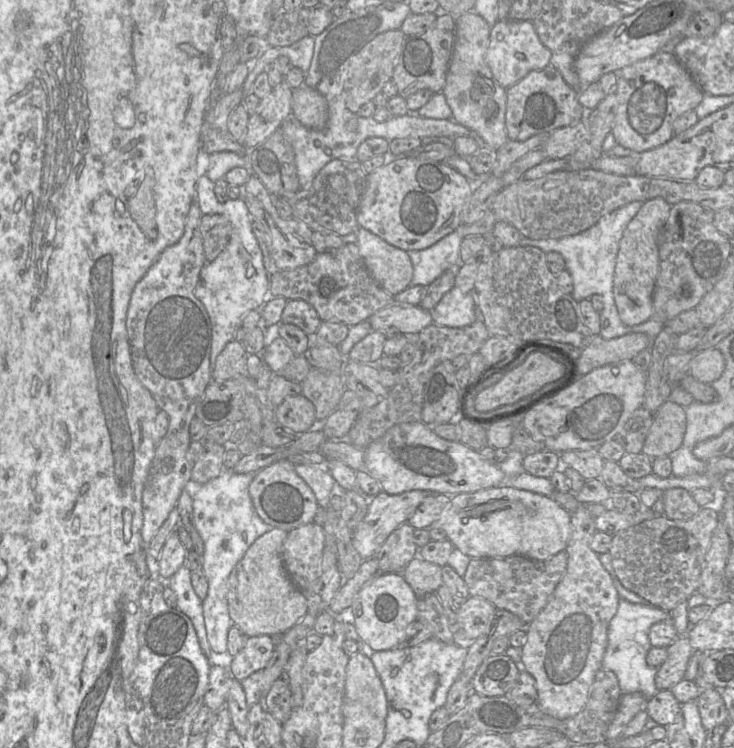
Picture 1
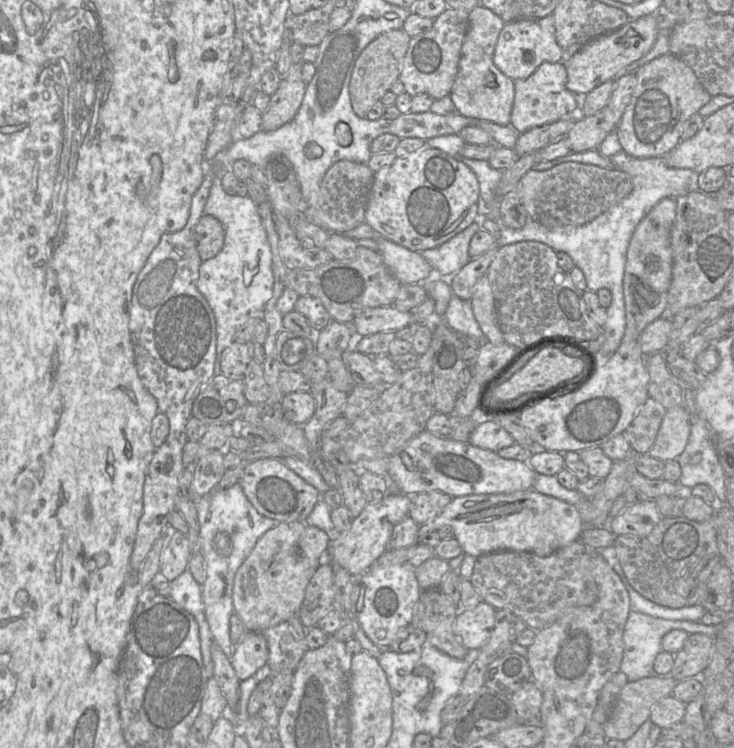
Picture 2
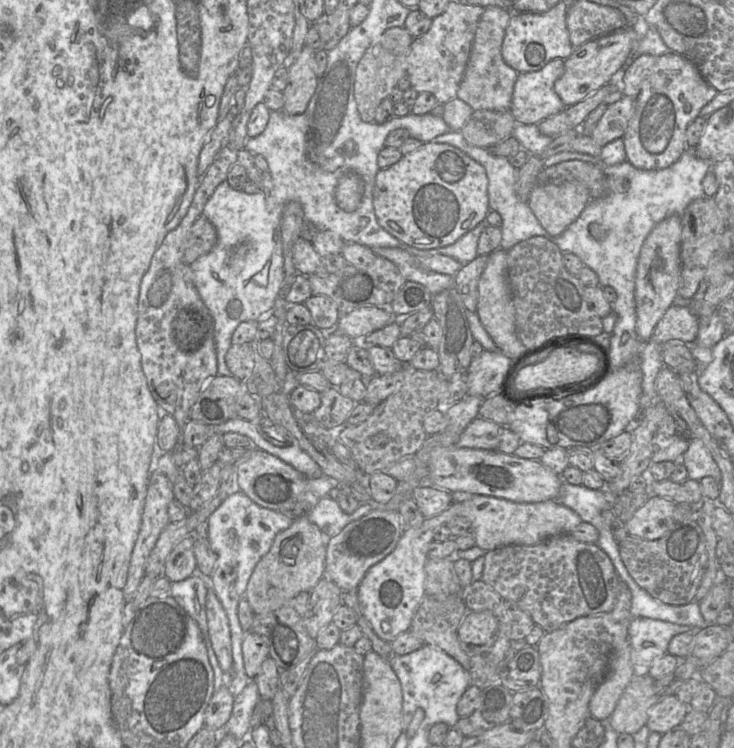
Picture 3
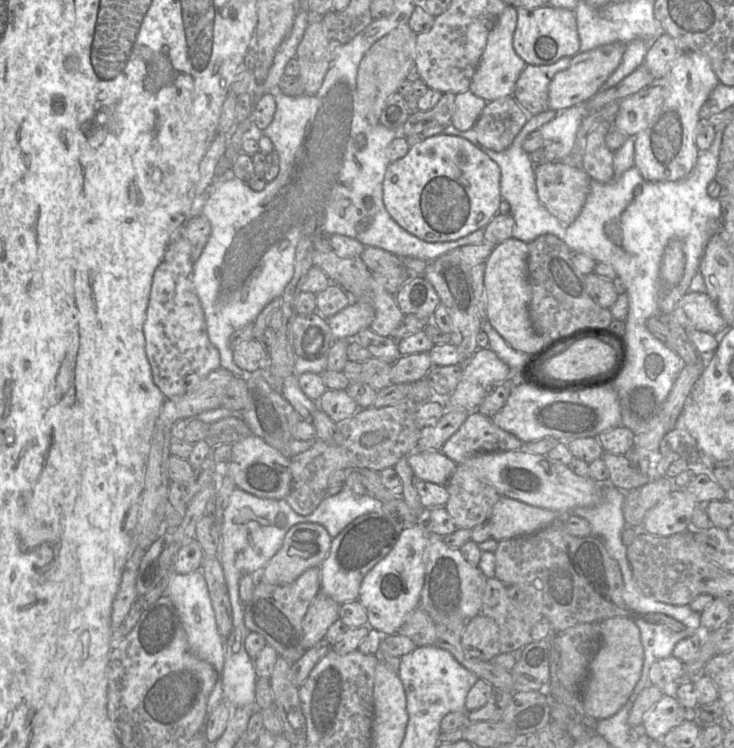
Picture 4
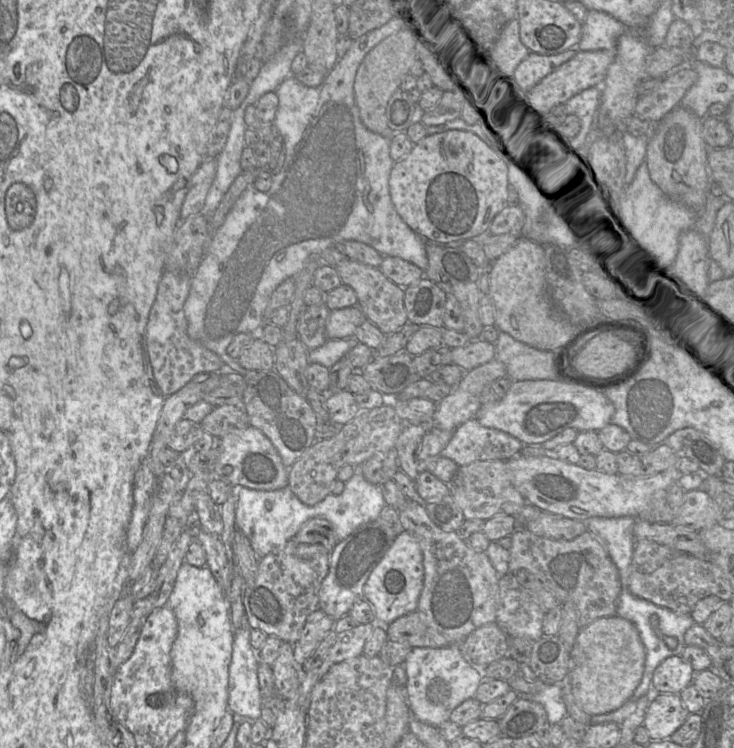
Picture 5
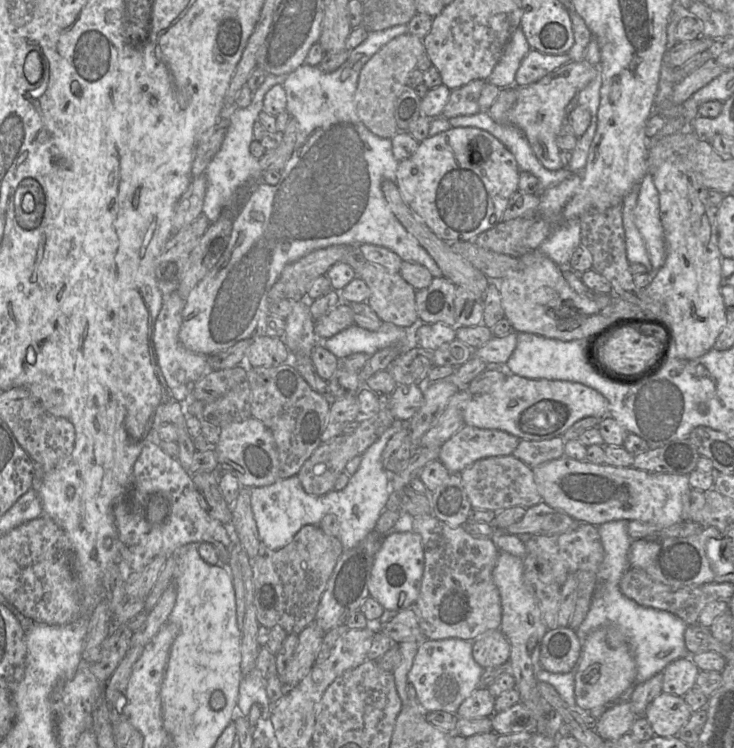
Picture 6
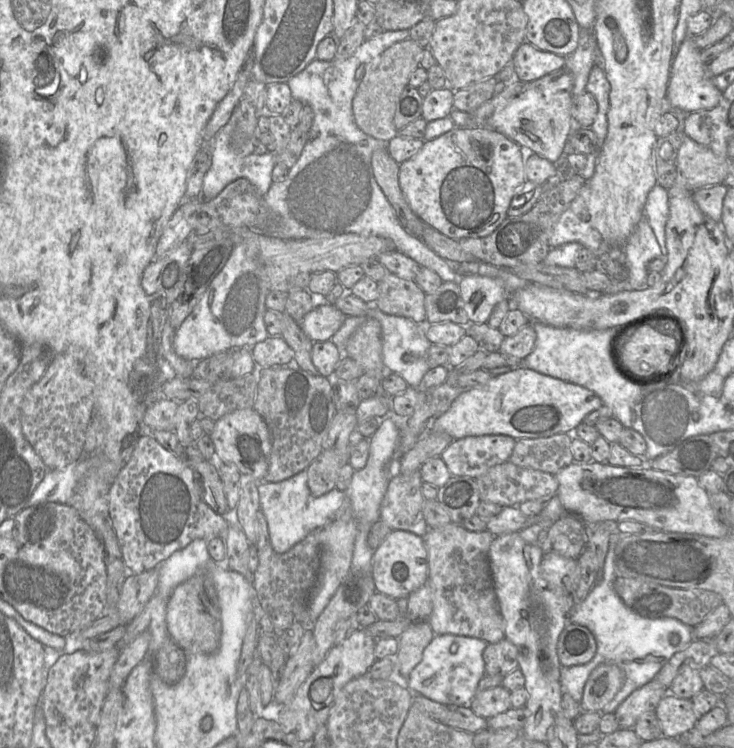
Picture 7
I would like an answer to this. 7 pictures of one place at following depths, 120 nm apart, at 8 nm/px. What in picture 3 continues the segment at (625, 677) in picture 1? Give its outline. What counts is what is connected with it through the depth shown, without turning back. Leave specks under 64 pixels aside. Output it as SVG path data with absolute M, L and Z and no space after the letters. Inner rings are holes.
M632 618L628 625L628 640L632 648L631 661L634 677L649 675L654 657L656 654L658 654L657 657L661 657L667 653L669 642L675 635L684 632L691 632L694 635L697 630L701 629L650 618Z

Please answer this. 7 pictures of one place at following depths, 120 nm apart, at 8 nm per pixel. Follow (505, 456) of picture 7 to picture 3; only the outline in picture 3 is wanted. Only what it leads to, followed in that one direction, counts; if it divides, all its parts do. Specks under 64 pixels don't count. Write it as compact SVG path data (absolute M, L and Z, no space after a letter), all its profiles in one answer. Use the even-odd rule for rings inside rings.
M476 417L461 433L455 446L514 454L521 440L508 426Z

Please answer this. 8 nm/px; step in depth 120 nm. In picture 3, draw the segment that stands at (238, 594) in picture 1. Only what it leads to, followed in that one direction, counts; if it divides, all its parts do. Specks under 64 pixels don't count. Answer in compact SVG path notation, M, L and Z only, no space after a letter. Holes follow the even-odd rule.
M307 517L293 520L289 528L276 535L269 552L254 568L244 594L255 615L275 611L299 593L311 592L320 579L325 576L327 538L330 537L324 536L315 524L308 521Z

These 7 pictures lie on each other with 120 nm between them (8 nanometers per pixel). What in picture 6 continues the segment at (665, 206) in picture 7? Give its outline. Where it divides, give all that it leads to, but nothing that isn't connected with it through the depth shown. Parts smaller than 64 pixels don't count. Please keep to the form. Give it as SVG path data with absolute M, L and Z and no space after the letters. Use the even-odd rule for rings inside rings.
M649 172L639 183L634 223L644 239L652 269L658 270L665 262L666 244L660 217L659 194Z

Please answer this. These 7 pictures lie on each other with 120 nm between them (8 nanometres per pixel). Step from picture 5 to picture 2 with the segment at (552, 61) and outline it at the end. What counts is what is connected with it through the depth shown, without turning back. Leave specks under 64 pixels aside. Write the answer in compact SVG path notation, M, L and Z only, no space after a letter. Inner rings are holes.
M563 62L542 63L528 78L515 80L510 125L519 133L524 133L537 126L580 115L580 98L567 89L566 82L567 72Z

